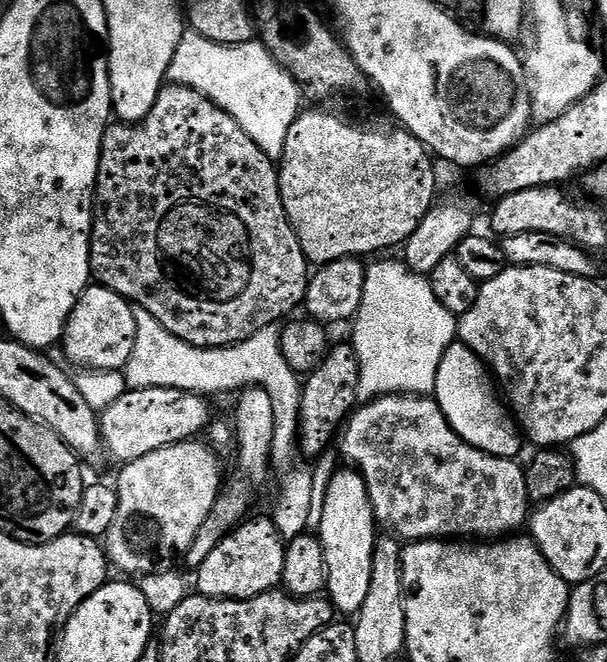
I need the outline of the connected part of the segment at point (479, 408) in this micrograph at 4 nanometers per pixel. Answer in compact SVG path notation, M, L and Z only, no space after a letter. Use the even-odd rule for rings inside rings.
M454 342L446 354L442 354L434 399L442 414L446 414L452 429L470 446L489 452L491 456L519 457L522 433L505 401L498 395L488 365L474 354L474 350L470 350L470 346Z

